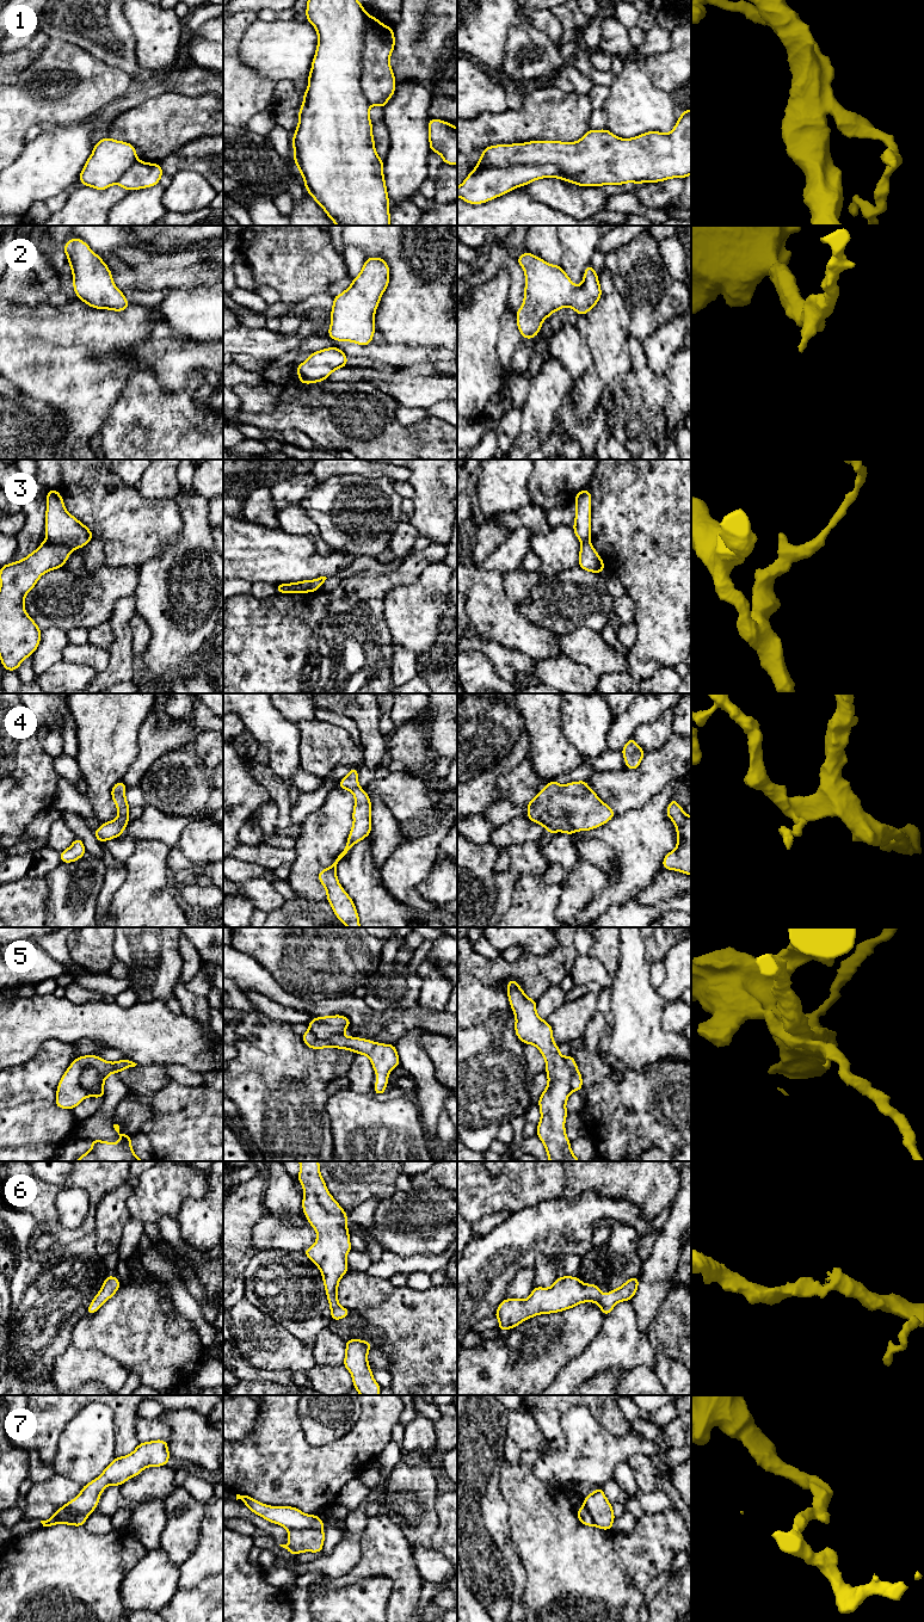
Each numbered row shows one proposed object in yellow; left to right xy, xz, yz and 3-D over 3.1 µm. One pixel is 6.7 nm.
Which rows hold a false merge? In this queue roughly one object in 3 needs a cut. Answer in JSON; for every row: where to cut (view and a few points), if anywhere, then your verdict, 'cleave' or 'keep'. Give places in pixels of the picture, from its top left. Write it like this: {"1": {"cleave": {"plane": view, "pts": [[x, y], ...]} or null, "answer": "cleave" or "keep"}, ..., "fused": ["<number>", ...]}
{"1": {"cleave": {"plane": "yz", "pts": [[475, 168], [554, 164], [560, 171]]}, "answer": "cleave"}, "2": {"cleave": null, "answer": "keep"}, "3": {"cleave": {"plane": "xy", "pts": [[47, 540], [54, 543], [65, 543], [72, 549]]}, "answer": "cleave"}, "4": {"cleave": null, "answer": "keep"}, "5": {"cleave": {"plane": "xy", "pts": [[90, 1065], [81, 1075], [81, 1085], [86, 1095]]}, "answer": "cleave"}, "6": {"cleave": null, "answer": "keep"}, "7": {"cleave": {"plane": "xz", "pts": [[321, 1527], [291, 1528], [289, 1530]]}, "answer": "cleave"}, "fused": ["1", "3", "5", "7"]}

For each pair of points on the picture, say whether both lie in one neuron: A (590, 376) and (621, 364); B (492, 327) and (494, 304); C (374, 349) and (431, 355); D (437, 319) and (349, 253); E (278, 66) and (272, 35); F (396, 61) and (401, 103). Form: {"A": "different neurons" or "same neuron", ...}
{"A": "same neuron", "B": "same neuron", "C": "same neuron", "D": "different neurons", "E": "same neuron", "F": "different neurons"}

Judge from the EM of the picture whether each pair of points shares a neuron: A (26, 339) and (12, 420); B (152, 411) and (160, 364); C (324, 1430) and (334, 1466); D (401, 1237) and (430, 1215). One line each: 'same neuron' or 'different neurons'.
A: different neurons
B: different neurons
C: different neurons
D: same neuron

